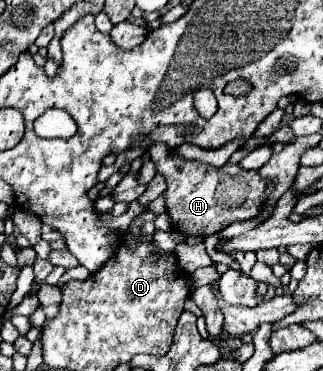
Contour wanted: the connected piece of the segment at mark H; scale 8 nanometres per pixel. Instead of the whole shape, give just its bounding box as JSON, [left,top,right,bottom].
[148,144,267,236]

